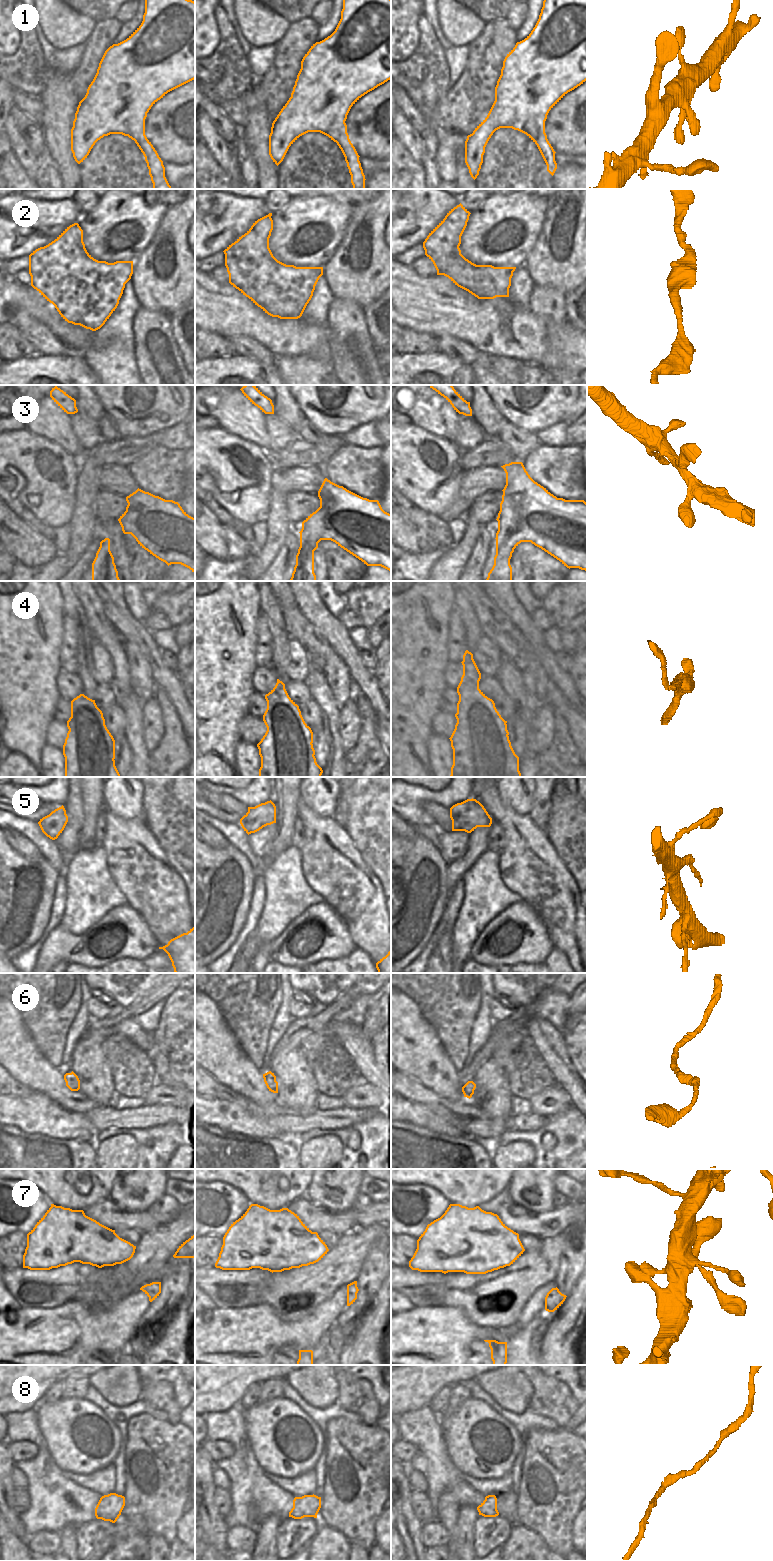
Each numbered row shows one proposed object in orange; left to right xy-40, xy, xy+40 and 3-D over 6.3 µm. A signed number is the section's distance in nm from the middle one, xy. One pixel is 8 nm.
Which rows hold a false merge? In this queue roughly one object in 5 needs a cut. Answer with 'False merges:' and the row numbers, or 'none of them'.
False merges: none of them.

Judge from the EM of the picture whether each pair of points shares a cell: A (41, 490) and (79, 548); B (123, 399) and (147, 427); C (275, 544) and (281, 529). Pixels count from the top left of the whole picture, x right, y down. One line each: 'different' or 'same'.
A: different
B: same
C: same

